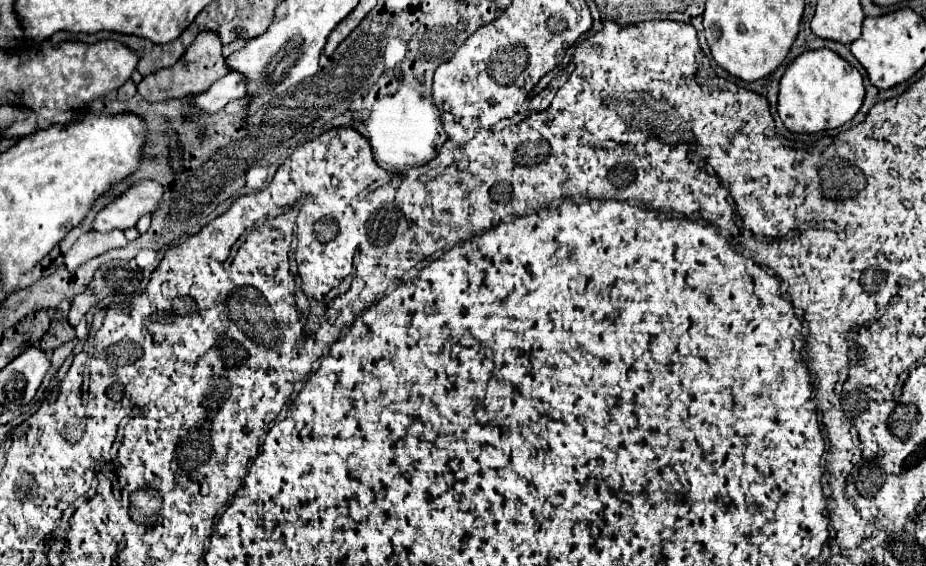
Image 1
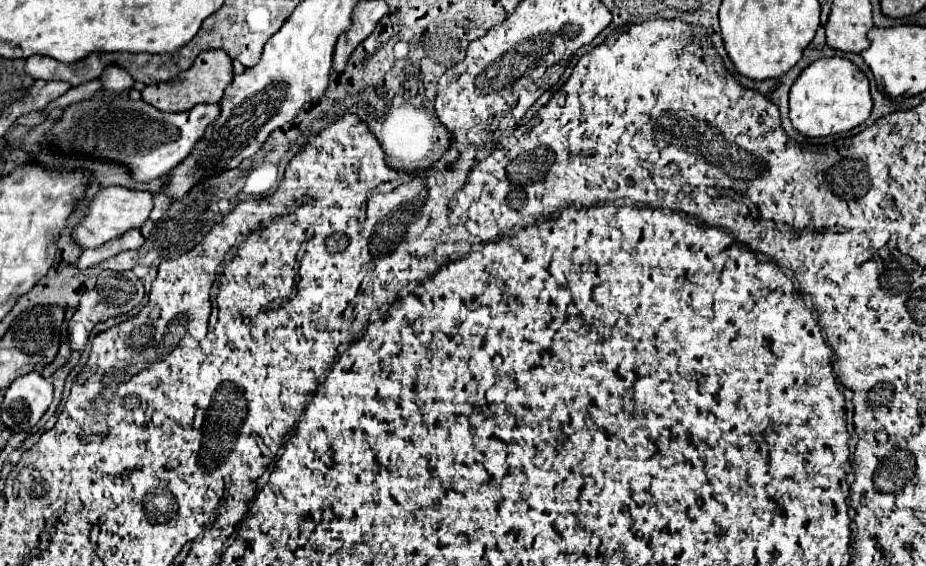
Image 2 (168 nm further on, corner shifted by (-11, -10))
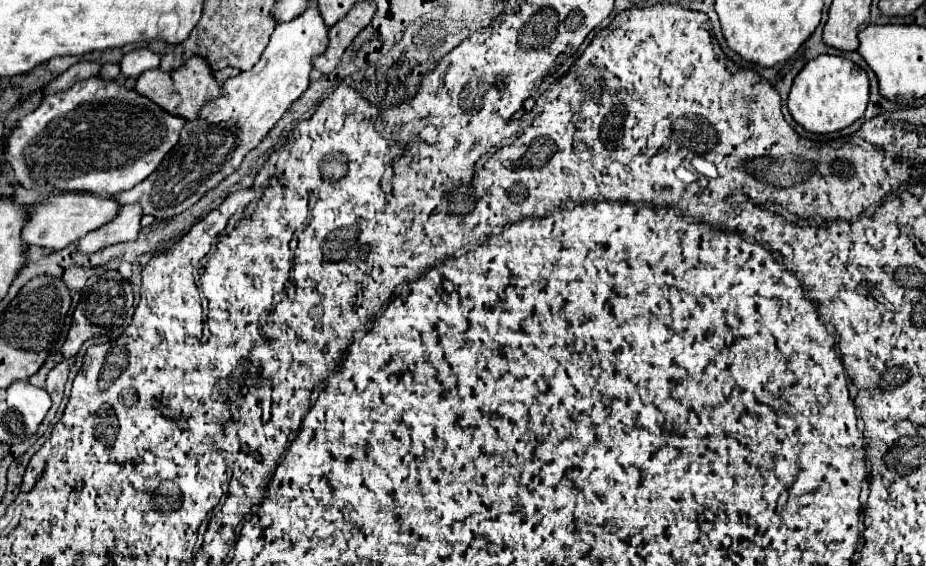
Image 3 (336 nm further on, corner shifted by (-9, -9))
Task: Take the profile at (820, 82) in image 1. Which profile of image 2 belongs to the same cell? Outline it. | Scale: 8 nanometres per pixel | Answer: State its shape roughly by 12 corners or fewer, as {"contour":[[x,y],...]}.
{"contour":[[820,58],[790,88],[804,136],[848,132],[870,116],[868,78]]}

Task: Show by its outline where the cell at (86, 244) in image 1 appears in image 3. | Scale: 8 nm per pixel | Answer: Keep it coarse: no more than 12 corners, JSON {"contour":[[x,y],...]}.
{"contour":[[124,205],[110,225],[78,243],[82,255],[136,241],[142,209]]}

